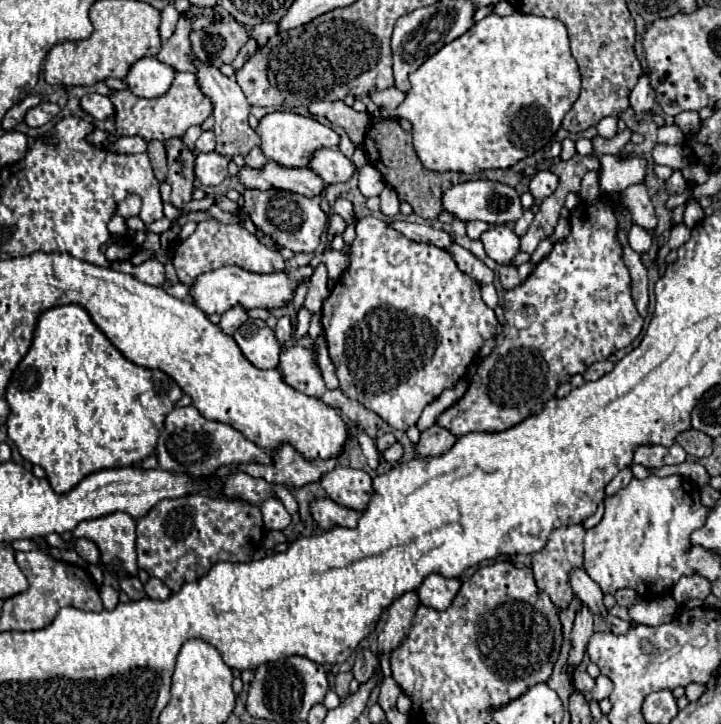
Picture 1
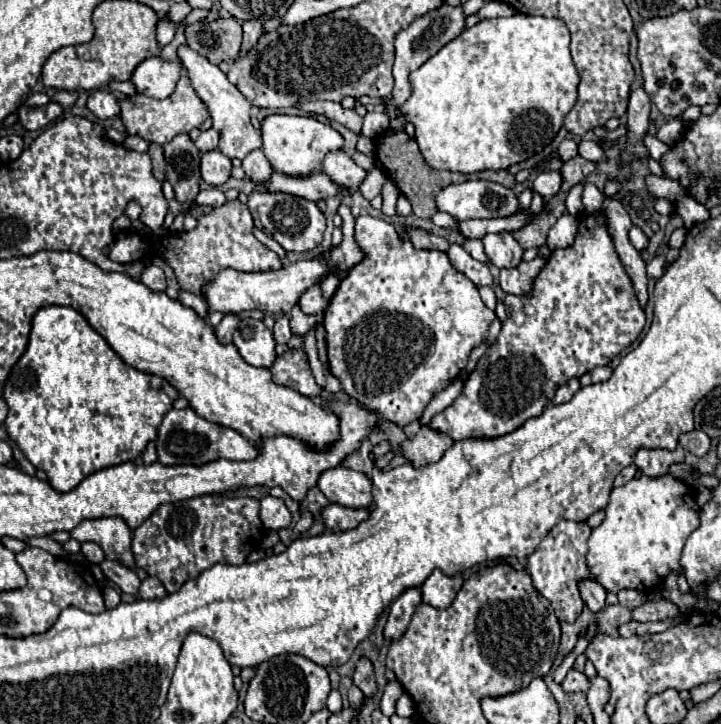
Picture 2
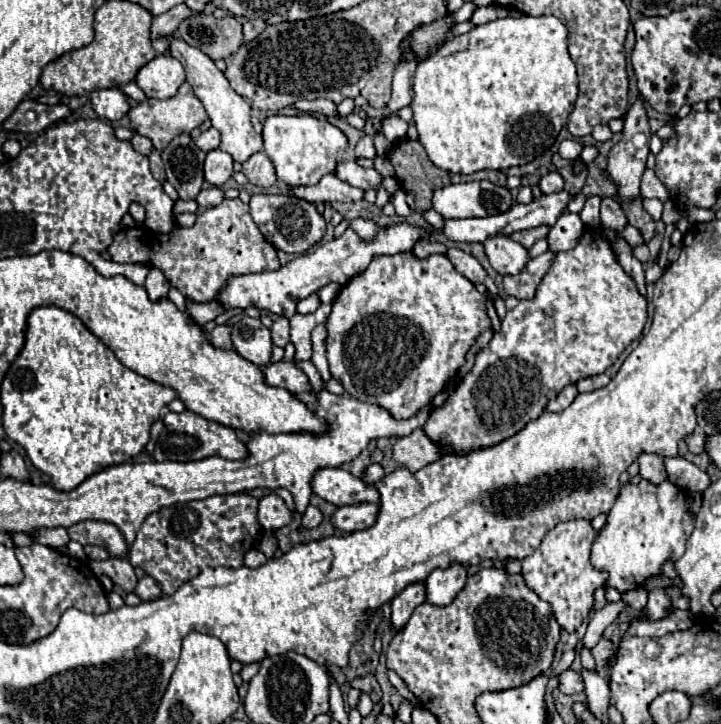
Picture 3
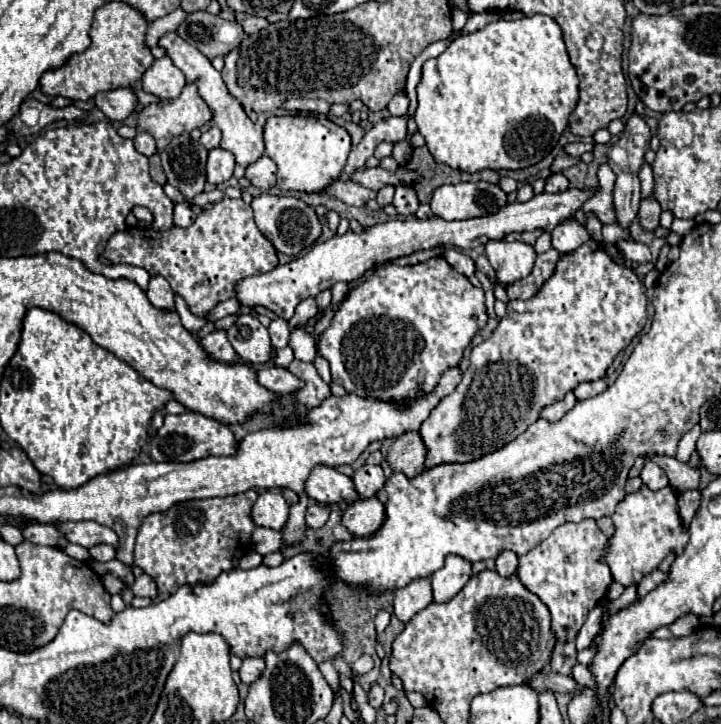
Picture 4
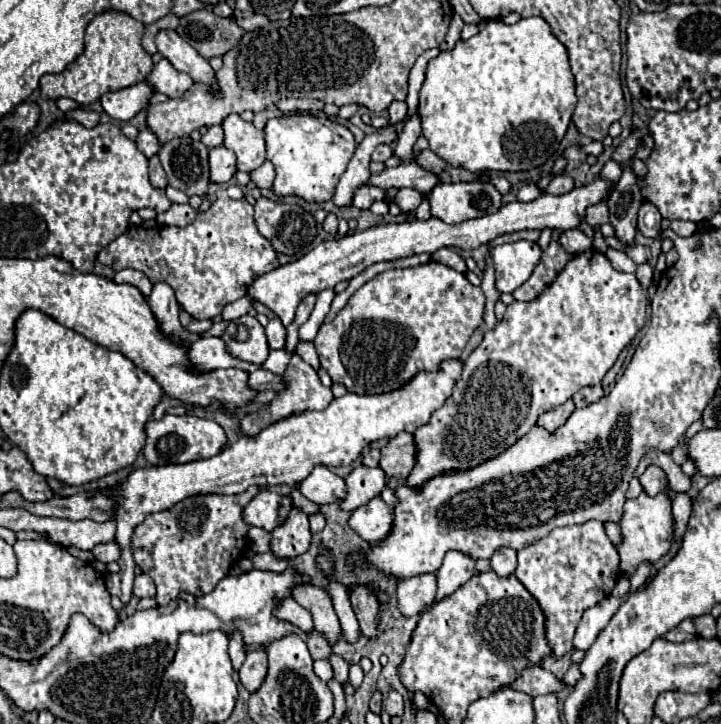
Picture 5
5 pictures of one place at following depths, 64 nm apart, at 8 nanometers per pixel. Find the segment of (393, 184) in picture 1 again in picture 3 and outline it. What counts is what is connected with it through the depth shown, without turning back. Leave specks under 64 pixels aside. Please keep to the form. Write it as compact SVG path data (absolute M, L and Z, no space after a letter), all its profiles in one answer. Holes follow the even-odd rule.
M402 138L394 142L392 150L388 152L388 160L394 166L394 178L398 184L414 196L418 214L432 208L434 190L452 182L448 172L434 168L422 144L416 140Z

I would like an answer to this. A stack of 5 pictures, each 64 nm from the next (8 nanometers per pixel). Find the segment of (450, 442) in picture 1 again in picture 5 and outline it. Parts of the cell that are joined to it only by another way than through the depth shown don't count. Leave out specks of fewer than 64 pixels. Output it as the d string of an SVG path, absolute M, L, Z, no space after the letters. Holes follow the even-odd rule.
M402 432L396 438L388 440L388 444L382 448L380 468L388 474L388 478L398 480L408 478L414 464L416 464L416 442L412 434Z

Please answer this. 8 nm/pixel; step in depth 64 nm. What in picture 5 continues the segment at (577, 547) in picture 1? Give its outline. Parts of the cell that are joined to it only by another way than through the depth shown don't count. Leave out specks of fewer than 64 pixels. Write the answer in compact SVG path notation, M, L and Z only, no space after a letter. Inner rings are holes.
M588 520L576 526L554 528L544 540L520 550L514 576L540 602L546 614L546 638L552 654L564 656L572 650L572 638L584 610L610 596L618 580L618 552L608 540L604 524Z

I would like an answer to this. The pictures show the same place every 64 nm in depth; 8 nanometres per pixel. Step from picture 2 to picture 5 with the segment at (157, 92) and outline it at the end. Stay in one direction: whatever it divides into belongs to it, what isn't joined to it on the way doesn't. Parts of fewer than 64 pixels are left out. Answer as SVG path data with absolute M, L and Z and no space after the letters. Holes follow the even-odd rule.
M162 58L152 72L146 76L146 82L152 86L154 92L166 94L168 98L180 98L194 82L188 74L178 72L166 58Z

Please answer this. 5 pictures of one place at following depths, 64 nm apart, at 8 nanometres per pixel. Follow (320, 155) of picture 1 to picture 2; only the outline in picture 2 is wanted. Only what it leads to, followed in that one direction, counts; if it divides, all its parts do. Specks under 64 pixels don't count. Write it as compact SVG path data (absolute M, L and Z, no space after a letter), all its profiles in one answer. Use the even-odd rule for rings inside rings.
M342 150L336 152L328 152L322 160L322 172L340 186L348 186L348 188L358 188L360 182L366 178L366 170L362 170L360 166L354 164L354 160L350 156L346 156Z

